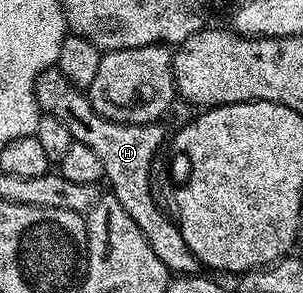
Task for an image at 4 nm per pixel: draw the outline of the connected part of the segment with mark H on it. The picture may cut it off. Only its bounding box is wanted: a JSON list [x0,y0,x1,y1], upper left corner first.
[36,68,200,275]

